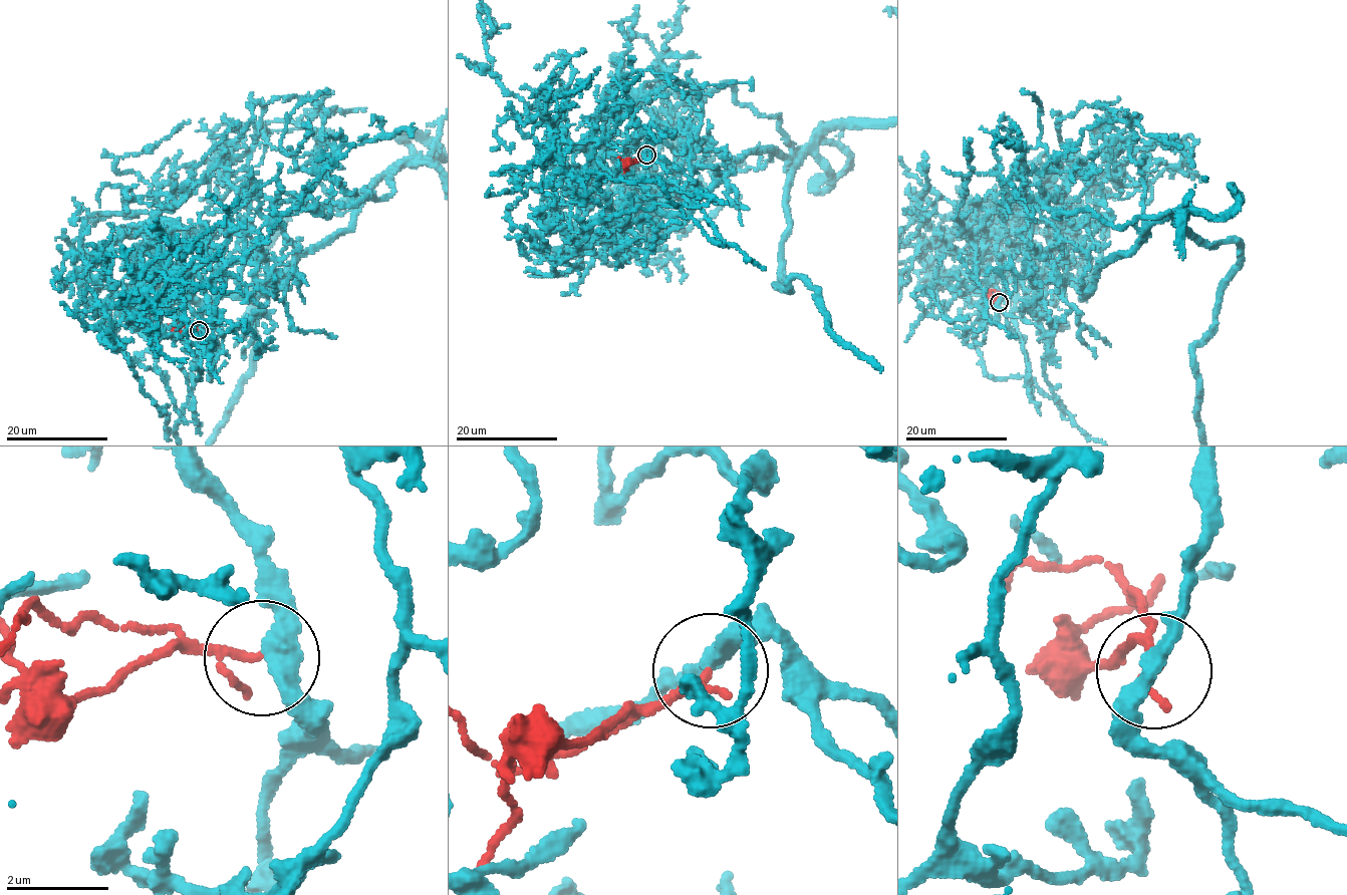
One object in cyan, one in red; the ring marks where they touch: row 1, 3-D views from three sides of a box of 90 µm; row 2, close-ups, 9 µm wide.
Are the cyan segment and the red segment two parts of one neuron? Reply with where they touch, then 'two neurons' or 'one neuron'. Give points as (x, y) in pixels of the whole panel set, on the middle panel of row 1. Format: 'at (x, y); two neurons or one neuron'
at (646, 155); two neurons

